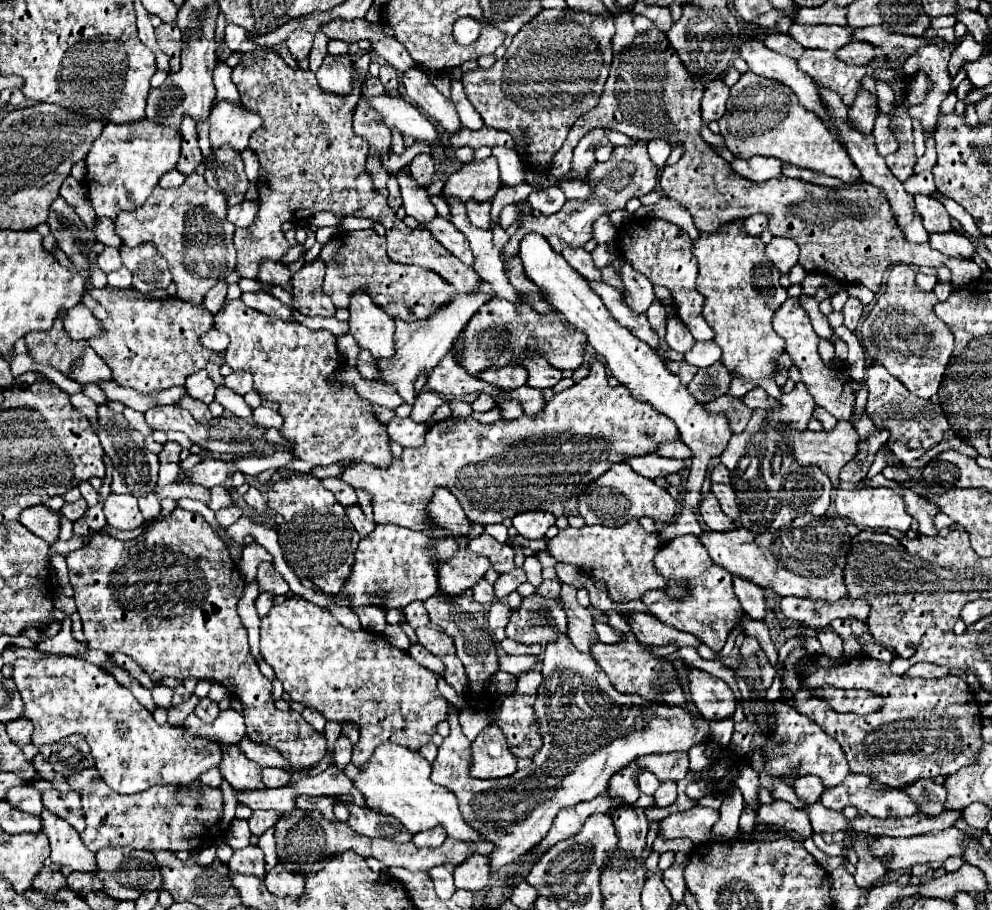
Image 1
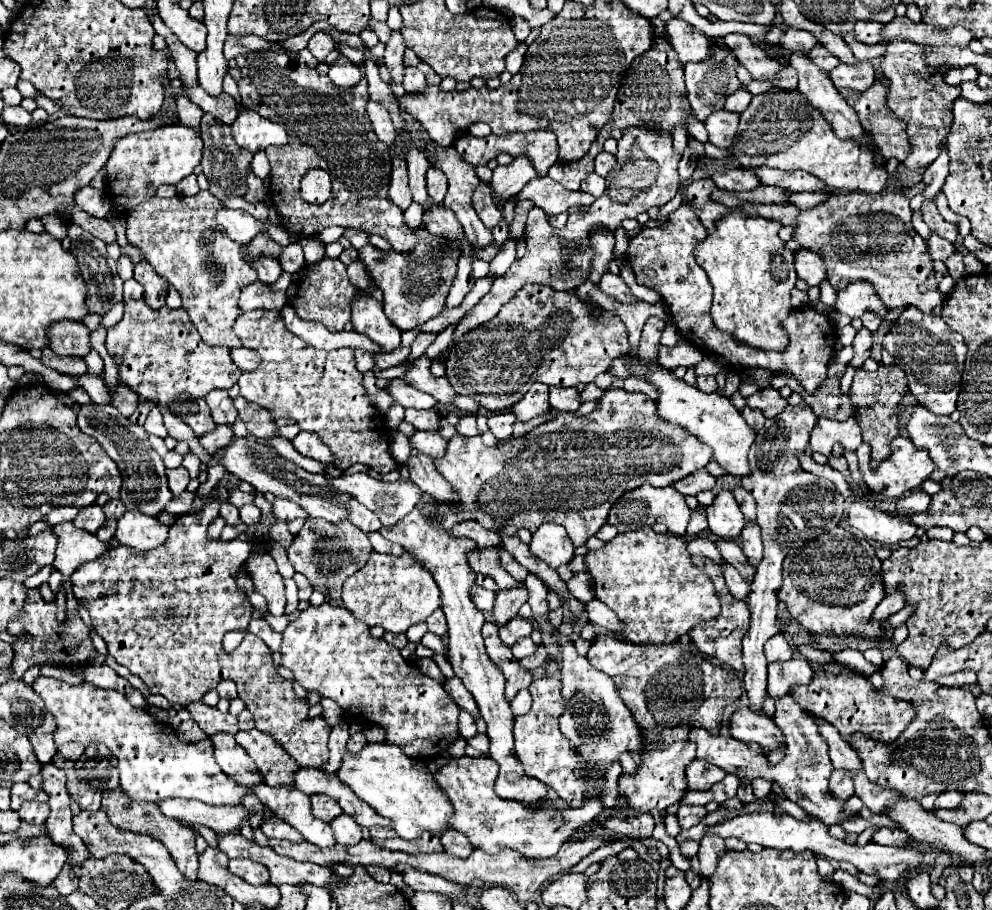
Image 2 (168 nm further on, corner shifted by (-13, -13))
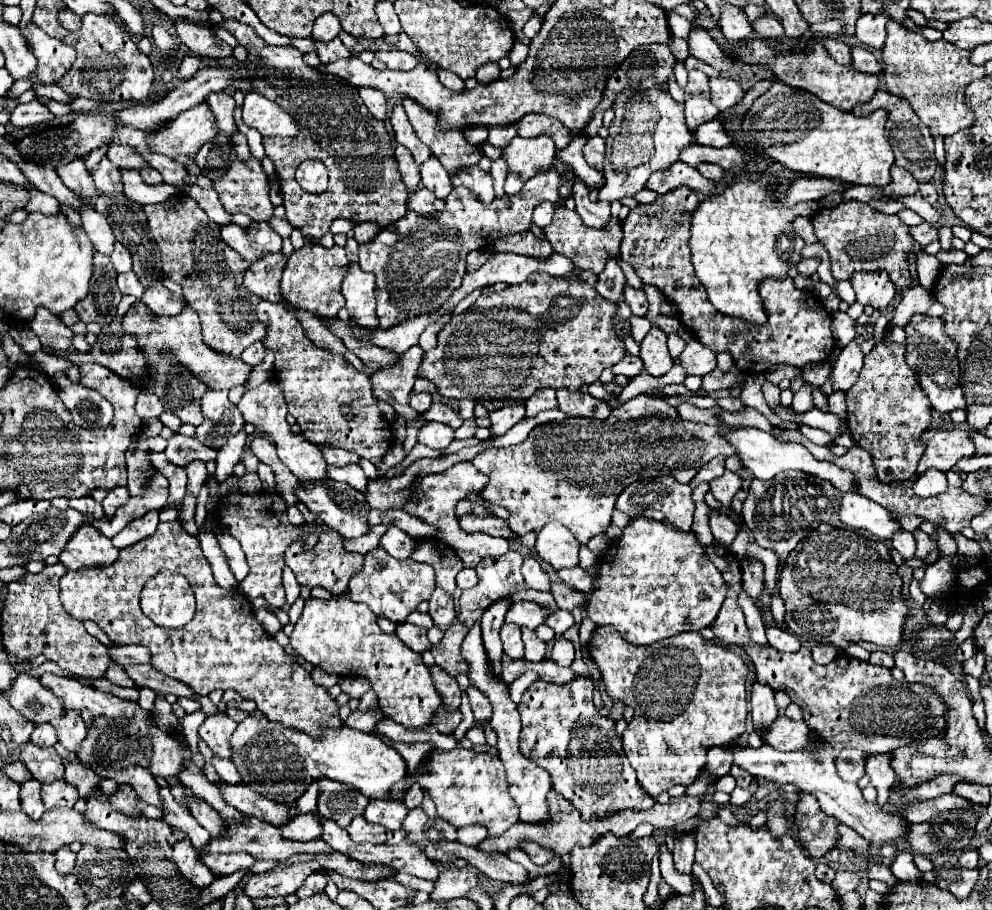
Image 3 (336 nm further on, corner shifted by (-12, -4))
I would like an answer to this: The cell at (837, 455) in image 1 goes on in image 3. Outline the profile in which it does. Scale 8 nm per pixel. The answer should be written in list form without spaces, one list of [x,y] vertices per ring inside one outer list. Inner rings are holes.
[[[927,429],[921,435],[925,443],[925,453],[917,465],[917,475],[925,473],[927,469],[949,471],[957,463],[957,459],[965,455],[975,455],[975,447],[971,447],[971,431],[963,429]]]

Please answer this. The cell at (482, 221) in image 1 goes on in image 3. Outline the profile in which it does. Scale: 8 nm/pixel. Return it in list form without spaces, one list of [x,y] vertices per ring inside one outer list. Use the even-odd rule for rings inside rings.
[[[477,165],[469,167],[467,171],[457,171],[455,177],[451,177],[453,187],[467,187],[477,195],[481,203],[491,203],[495,199],[493,193],[493,179],[489,173],[481,171]]]

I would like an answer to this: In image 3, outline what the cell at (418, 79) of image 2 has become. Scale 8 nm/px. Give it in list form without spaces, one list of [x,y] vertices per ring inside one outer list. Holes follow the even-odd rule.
[[[383,39],[375,41],[377,45],[377,59],[381,59],[389,69],[397,69],[397,71],[409,71],[417,65],[417,59],[411,55],[411,53],[405,53],[405,51],[399,51],[391,45],[387,45]]]

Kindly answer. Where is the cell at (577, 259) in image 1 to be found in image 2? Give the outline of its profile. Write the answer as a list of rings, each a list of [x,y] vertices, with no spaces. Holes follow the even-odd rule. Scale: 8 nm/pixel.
[[[606,272],[606,274],[602,276],[602,280],[600,280],[598,288],[600,288],[604,294],[608,294],[608,296],[616,298],[618,302],[632,304],[632,302],[636,302],[636,300],[638,300],[638,298],[630,292],[630,288],[624,284],[624,280],[622,280],[620,276],[610,274],[610,272]]]

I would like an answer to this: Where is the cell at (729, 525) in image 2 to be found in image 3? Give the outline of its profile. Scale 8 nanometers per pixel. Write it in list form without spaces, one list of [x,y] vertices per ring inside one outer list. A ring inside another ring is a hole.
[[[725,471],[721,477],[713,479],[709,485],[711,485],[713,497],[721,503],[721,507],[729,509],[729,507],[731,507],[731,499],[733,499],[735,493],[741,489],[741,479],[739,479],[737,473]]]

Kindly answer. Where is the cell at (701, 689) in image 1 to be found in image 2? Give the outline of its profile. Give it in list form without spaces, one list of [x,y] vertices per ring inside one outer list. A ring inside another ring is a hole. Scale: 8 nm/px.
[[[740,708],[730,724],[730,732],[740,742],[756,742],[764,754],[770,754],[772,750],[784,748],[784,734],[764,714],[754,714],[750,708]]]

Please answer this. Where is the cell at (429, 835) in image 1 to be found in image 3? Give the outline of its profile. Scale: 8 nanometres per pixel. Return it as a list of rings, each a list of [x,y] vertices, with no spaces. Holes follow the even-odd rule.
[[[467,825],[457,829],[457,841],[463,845],[479,845],[487,837],[487,829],[483,825]]]

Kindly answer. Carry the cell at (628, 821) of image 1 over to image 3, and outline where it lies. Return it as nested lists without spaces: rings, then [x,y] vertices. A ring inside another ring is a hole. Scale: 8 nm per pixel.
[[[583,675],[563,685],[539,681],[529,687],[517,705],[523,723],[521,753],[549,771],[553,789],[569,799],[587,821],[601,821],[625,809],[651,809],[655,801],[639,787],[635,771],[623,753],[621,739],[615,735],[615,723],[597,715],[593,691],[593,681]]]

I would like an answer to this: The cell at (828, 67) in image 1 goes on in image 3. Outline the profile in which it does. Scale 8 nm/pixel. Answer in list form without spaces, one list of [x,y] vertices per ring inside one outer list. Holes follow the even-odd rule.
[[[877,89],[875,95],[865,101],[865,103],[859,103],[853,113],[855,115],[869,115],[871,111],[877,111],[877,109],[885,109],[887,111],[887,141],[889,145],[893,147],[893,153],[895,153],[895,163],[903,169],[907,169],[917,181],[931,181],[933,175],[937,173],[937,159],[935,159],[935,151],[933,151],[933,137],[929,135],[927,127],[923,127],[923,123],[919,123],[919,117],[911,111],[909,103],[905,99],[899,99],[895,95],[889,95],[887,91],[881,91]]]

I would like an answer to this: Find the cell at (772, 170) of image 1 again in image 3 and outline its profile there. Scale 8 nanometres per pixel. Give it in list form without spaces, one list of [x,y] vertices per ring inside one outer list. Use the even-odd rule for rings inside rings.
[[[701,163],[697,169],[699,169],[699,173],[701,173],[703,177],[715,179],[715,181],[721,181],[723,175],[725,175],[725,171],[723,171],[719,165],[711,165],[711,163]]]

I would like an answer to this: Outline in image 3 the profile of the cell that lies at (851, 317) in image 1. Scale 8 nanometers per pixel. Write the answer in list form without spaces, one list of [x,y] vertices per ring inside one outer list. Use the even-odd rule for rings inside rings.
[[[853,339],[847,347],[843,347],[835,367],[833,367],[833,389],[847,391],[859,377],[859,371],[863,367],[863,351],[859,339]]]

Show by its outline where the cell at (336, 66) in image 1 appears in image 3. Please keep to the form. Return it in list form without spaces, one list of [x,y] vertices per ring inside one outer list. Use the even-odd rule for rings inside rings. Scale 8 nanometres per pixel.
[[[339,37],[333,39],[333,41],[329,41],[329,43],[319,43],[317,41],[315,45],[317,45],[317,53],[319,53],[323,65],[329,65],[329,63],[333,63],[337,59],[349,59],[349,57],[353,57],[353,53],[341,43]]]

